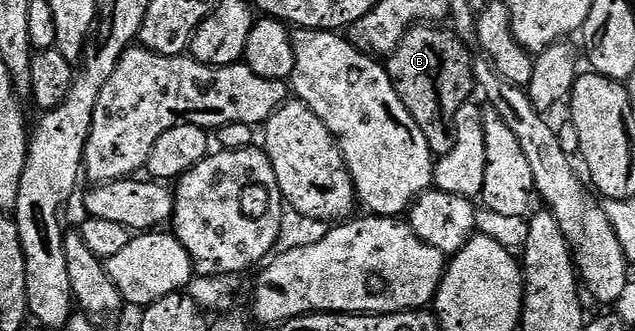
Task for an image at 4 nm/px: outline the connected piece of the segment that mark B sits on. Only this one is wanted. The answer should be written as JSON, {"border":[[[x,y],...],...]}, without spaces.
{"border":[[[420,22],[409,29],[397,50],[385,60],[391,84],[401,102],[405,102],[405,110],[409,110],[413,122],[421,126],[421,134],[425,134],[425,142],[429,142],[429,150],[435,158],[453,150],[455,111],[472,99],[471,91],[474,93],[477,88],[472,57],[467,57],[463,48],[466,48],[464,41],[454,31],[447,29],[446,32],[443,26]]]}

